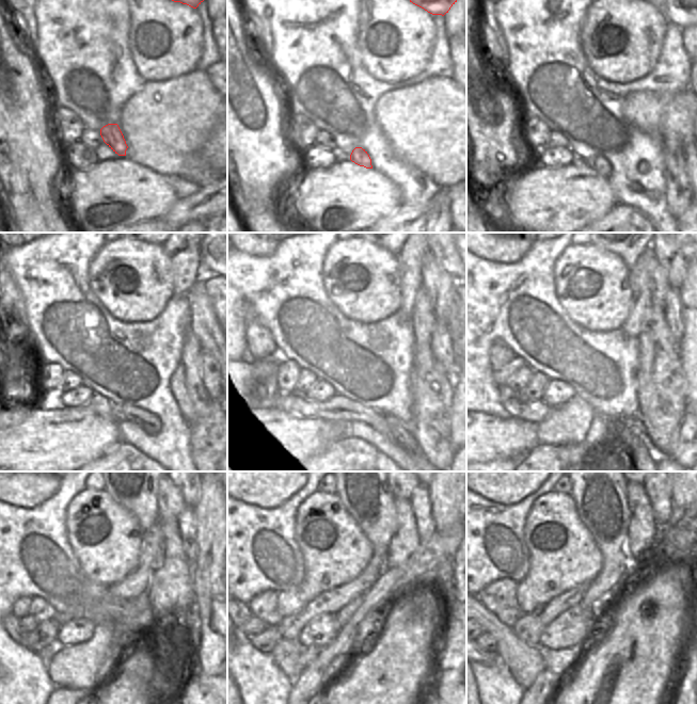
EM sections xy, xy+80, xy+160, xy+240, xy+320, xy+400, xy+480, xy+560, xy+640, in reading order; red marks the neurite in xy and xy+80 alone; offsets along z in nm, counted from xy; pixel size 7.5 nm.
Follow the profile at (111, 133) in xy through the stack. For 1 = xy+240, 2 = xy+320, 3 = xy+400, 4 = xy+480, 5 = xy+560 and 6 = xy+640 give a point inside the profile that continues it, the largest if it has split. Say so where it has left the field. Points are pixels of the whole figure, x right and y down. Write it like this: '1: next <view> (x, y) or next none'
1: next xy+240 (151, 424)
2: next xy+320 (389, 426)
3: next xy+400 (640, 448)
4: next none
5: next none
6: next none

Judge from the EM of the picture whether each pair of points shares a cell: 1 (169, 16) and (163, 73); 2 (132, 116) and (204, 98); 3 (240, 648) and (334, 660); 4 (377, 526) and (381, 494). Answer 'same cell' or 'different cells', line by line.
1: same cell
2: same cell
3: different cells
4: same cell

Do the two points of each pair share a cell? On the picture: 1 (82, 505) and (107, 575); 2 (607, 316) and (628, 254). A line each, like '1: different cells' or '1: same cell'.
1: same cell
2: different cells

